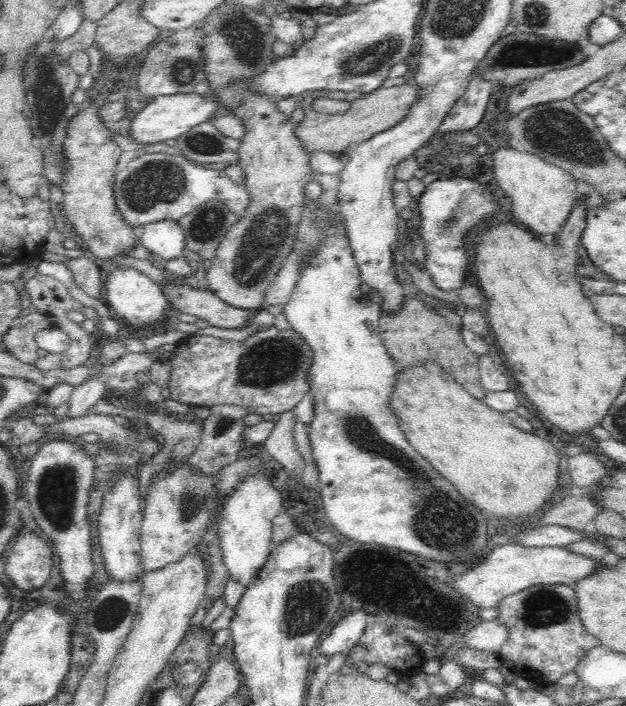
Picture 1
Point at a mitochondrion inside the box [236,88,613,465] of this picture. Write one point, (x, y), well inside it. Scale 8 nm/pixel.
(560, 132)

